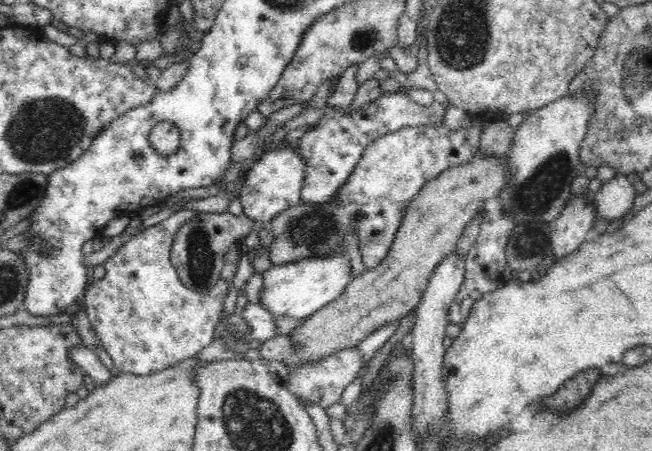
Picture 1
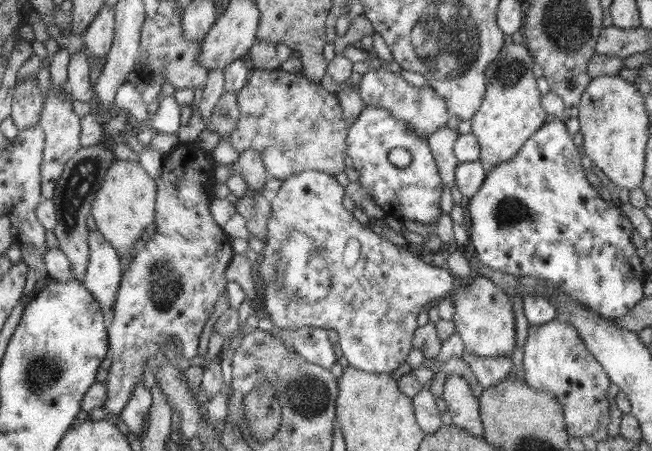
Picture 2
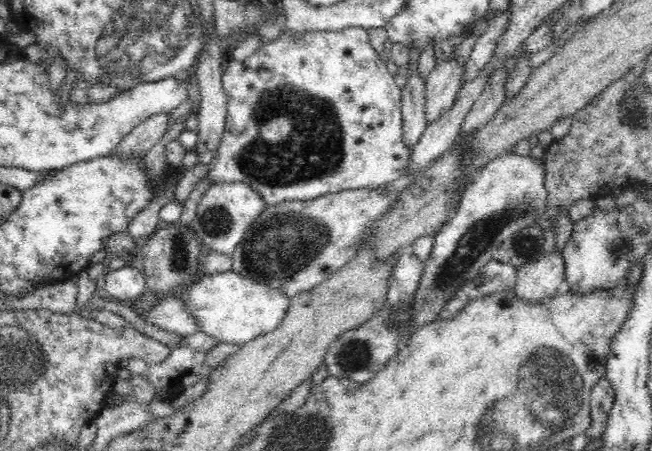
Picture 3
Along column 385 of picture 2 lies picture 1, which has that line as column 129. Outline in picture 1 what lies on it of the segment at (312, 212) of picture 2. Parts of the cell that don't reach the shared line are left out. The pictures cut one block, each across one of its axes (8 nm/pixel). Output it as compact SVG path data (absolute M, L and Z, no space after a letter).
M184 209L162 220L160 224L132 236L103 264L106 269L104 277L99 281L95 280L85 292L85 310L96 331L99 344L112 358L113 366L122 373L147 375L170 368L181 360L196 356L214 341L214 332L221 323L224 311L224 300L230 288L234 288L234 274L238 270L241 254L240 248L234 243L224 258L221 277L206 292L196 292L180 282L180 275L171 260L172 244L178 230L181 230L180 227L198 216L198 211Z

